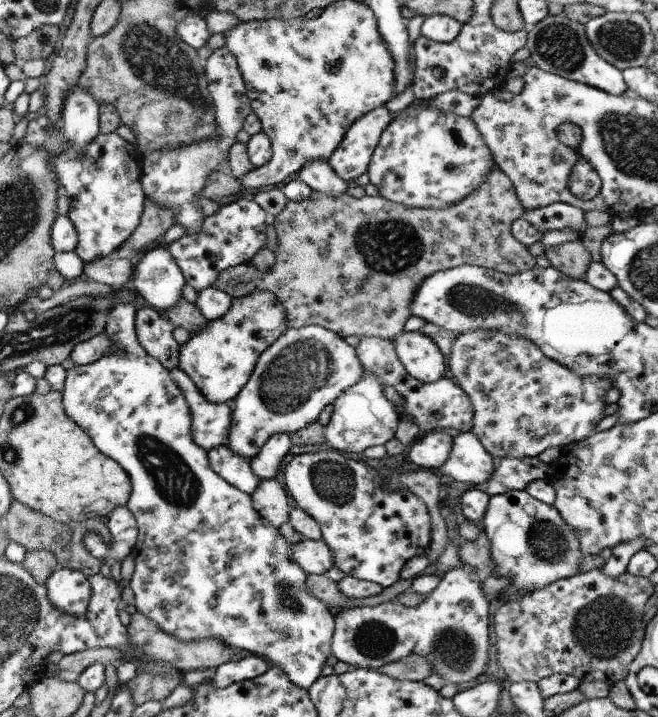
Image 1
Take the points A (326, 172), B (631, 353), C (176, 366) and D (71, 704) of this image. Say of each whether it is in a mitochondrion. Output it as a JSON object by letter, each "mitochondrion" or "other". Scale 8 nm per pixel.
{"A":"other","B":"other","C":"other","D":"other"}

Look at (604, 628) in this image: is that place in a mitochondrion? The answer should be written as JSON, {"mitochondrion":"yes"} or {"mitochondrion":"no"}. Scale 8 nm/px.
{"mitochondrion":"yes"}

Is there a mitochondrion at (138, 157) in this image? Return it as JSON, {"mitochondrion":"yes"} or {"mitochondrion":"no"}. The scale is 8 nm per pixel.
{"mitochondrion":"no"}

